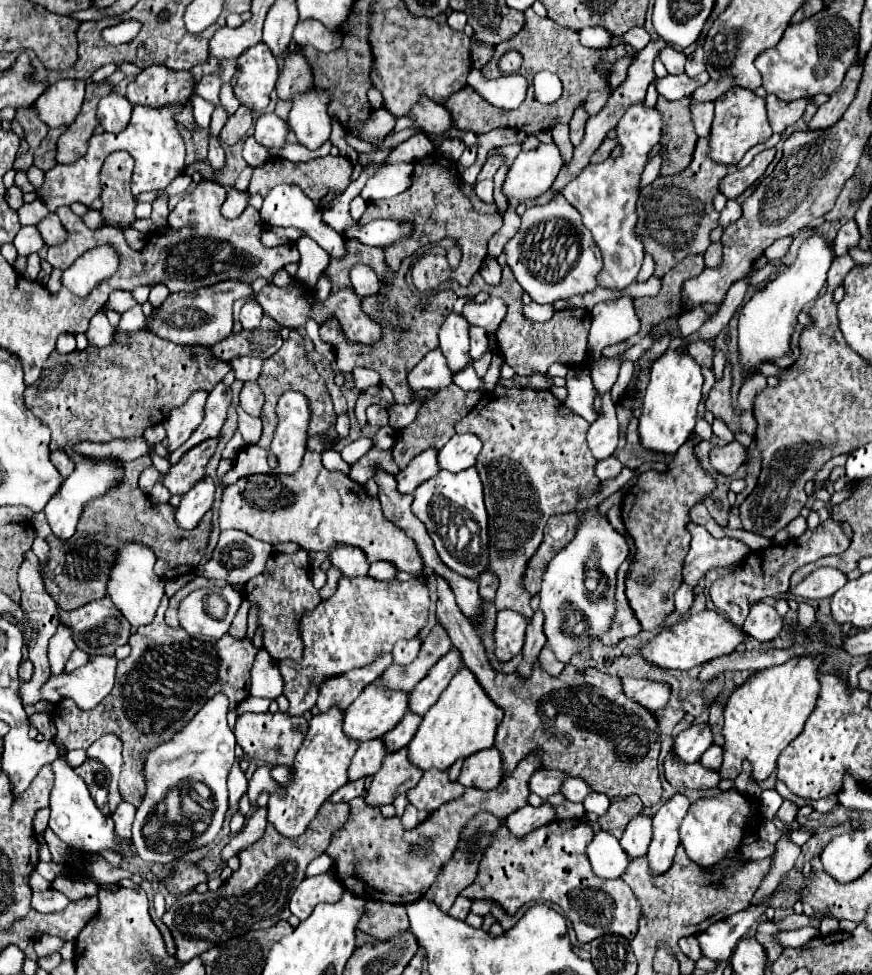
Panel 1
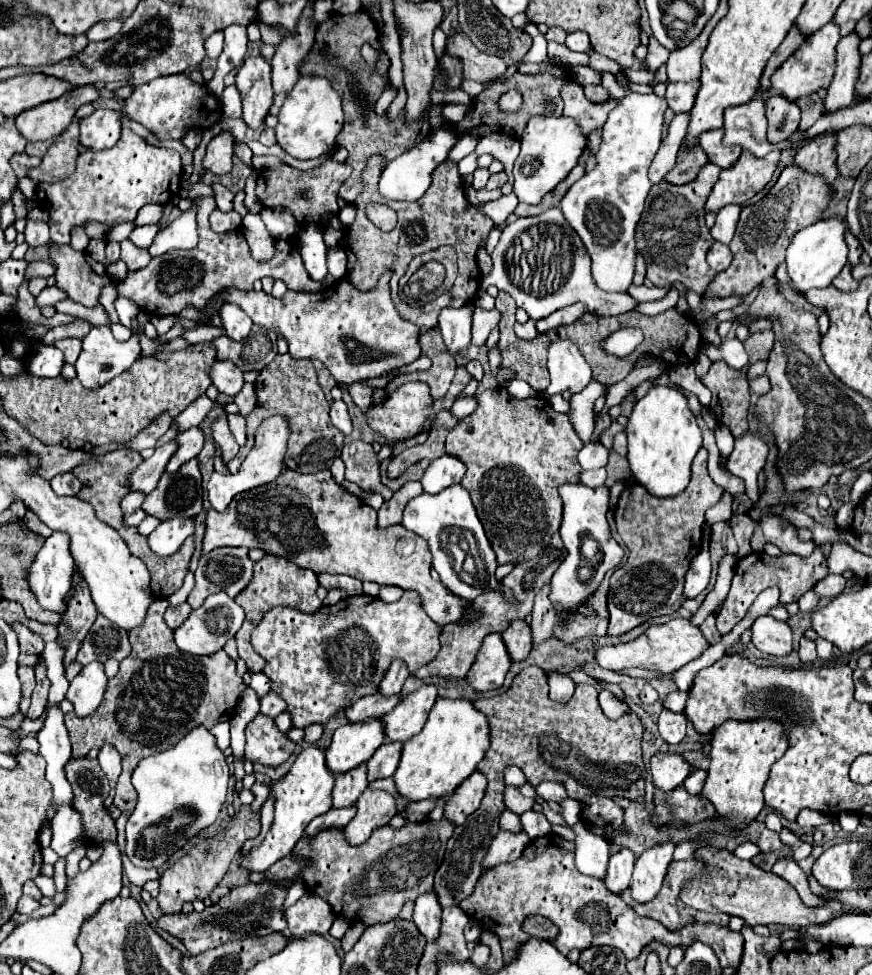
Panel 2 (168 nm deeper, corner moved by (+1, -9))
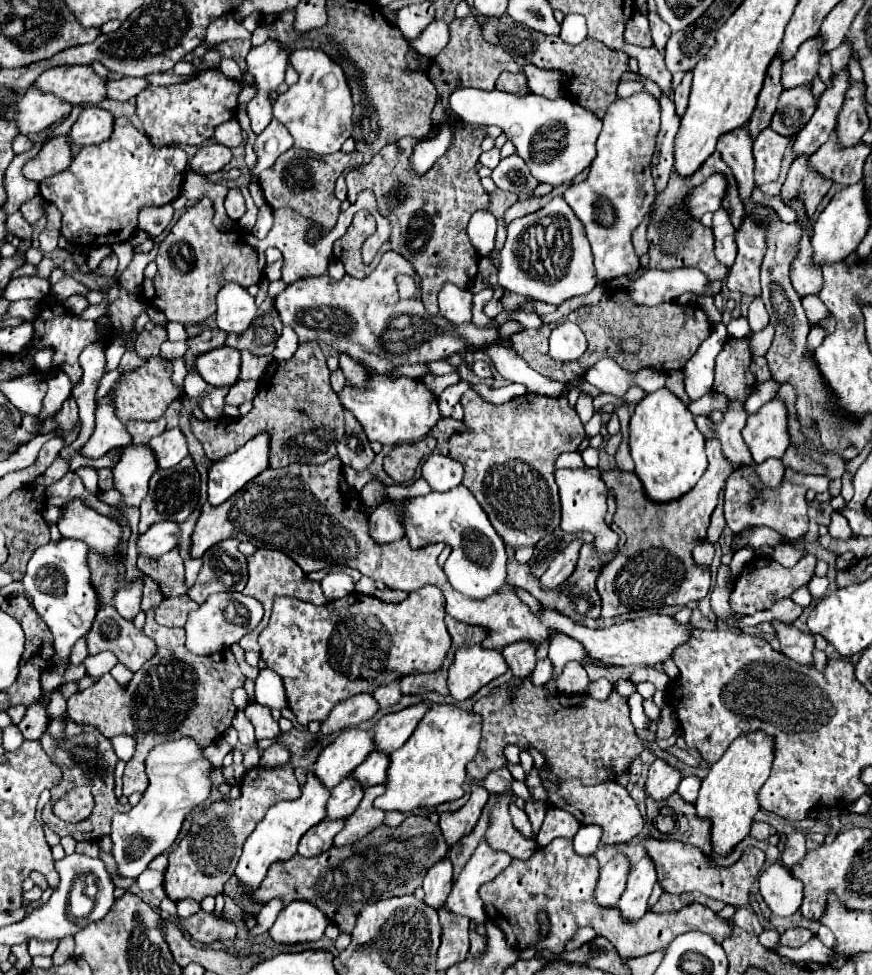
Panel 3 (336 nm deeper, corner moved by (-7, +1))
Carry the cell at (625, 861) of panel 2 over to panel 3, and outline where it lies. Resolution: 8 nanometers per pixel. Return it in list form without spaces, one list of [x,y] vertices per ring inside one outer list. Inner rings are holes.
[[[616,855],[610,863],[606,863],[600,869],[600,879],[594,891],[594,903],[600,907],[614,907],[624,891],[628,871],[630,867],[624,855]]]

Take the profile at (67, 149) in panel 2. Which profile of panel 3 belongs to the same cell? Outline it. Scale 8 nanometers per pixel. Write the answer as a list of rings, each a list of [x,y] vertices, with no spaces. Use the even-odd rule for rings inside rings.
[[[56,137],[56,139],[42,145],[38,155],[32,157],[24,165],[22,173],[28,181],[42,183],[46,177],[52,177],[52,175],[68,169],[70,163],[72,163],[70,143],[66,141],[66,137]]]

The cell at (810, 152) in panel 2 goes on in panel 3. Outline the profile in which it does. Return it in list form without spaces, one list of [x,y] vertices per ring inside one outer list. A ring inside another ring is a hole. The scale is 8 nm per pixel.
[[[794,159],[788,171],[788,179],[782,185],[780,199],[784,203],[790,203],[792,199],[800,199],[804,203],[806,215],[812,217],[822,197],[826,195],[826,191],[832,187],[832,181],[820,179],[820,175],[816,175],[814,171],[808,171],[806,161],[808,159]]]

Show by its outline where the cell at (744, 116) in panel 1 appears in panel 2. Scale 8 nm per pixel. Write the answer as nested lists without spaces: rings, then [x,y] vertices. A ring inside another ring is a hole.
[[[754,99],[746,105],[728,107],[724,111],[724,145],[750,151],[754,157],[764,157],[774,149],[766,139],[768,119],[762,99]]]

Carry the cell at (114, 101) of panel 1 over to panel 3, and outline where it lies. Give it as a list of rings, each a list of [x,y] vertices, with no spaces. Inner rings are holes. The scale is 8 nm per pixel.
[[[94,105],[86,107],[76,119],[76,123],[72,125],[68,133],[68,143],[78,147],[102,143],[112,133],[112,119],[114,119],[112,113],[100,107],[94,107]]]

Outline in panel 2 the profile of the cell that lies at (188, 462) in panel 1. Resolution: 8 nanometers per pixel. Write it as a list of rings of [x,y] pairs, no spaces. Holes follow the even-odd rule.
[[[198,459],[188,461],[176,473],[164,473],[158,487],[144,499],[142,509],[162,521],[198,515],[202,511],[202,475]]]

